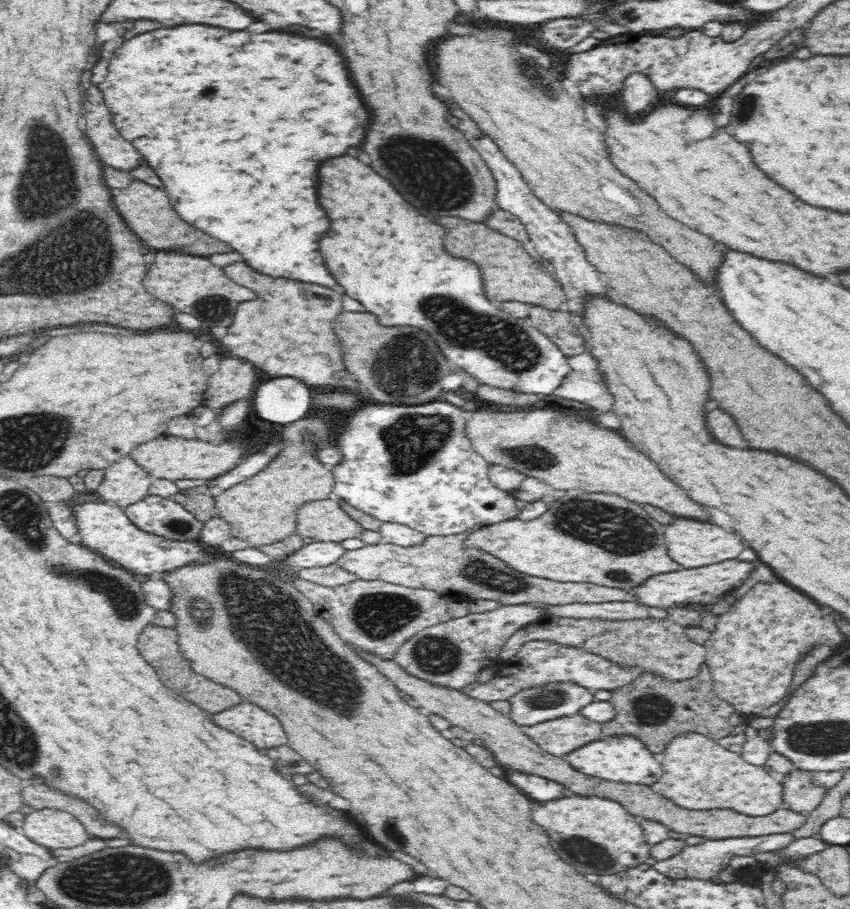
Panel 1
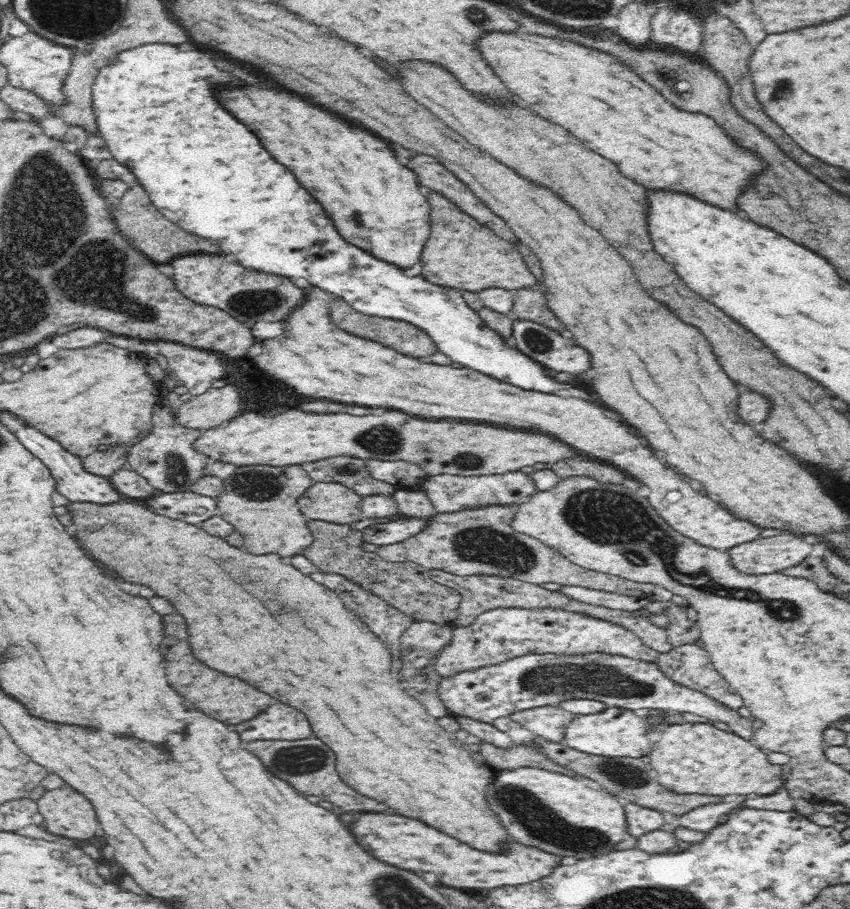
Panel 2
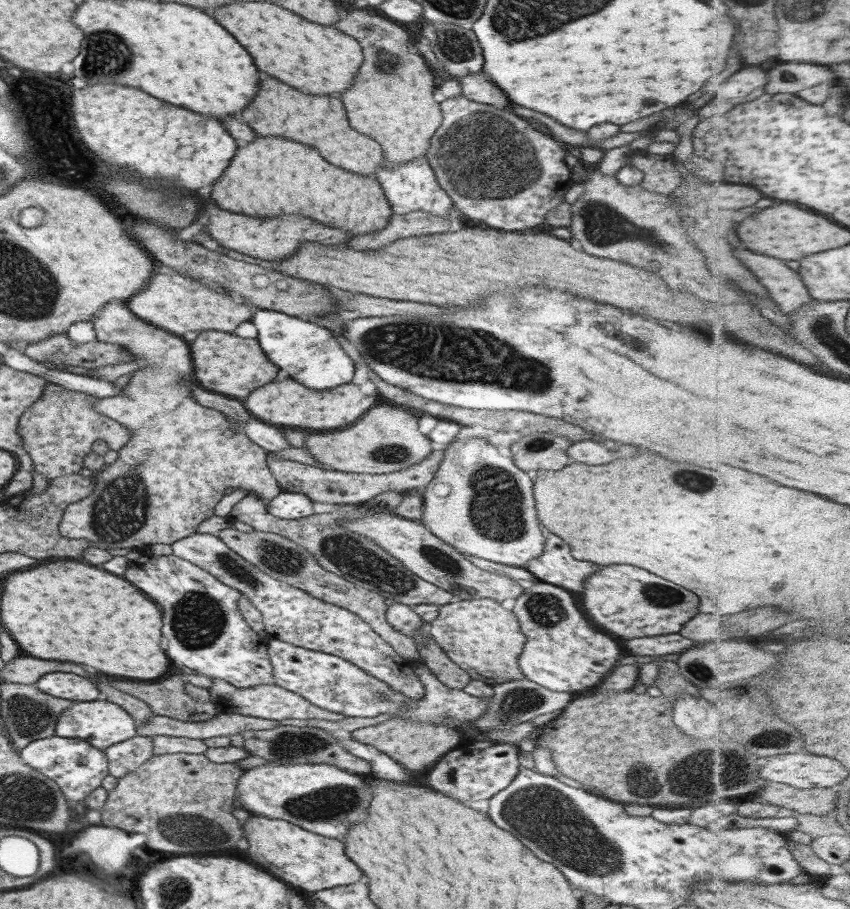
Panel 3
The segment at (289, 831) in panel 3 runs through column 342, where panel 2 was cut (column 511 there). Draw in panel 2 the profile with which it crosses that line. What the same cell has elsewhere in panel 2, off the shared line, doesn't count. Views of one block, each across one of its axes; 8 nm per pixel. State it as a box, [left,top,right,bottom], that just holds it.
[350,814,560,890]

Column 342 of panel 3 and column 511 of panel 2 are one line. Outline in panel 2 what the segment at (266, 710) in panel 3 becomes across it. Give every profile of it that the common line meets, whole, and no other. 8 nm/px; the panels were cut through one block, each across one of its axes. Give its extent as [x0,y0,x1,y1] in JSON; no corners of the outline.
[510,706,576,743]

